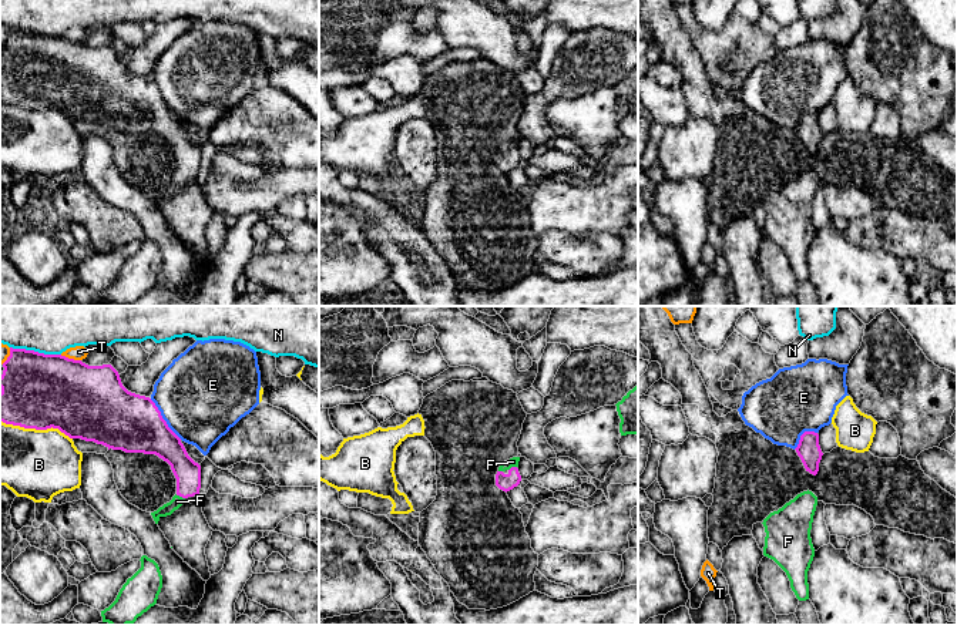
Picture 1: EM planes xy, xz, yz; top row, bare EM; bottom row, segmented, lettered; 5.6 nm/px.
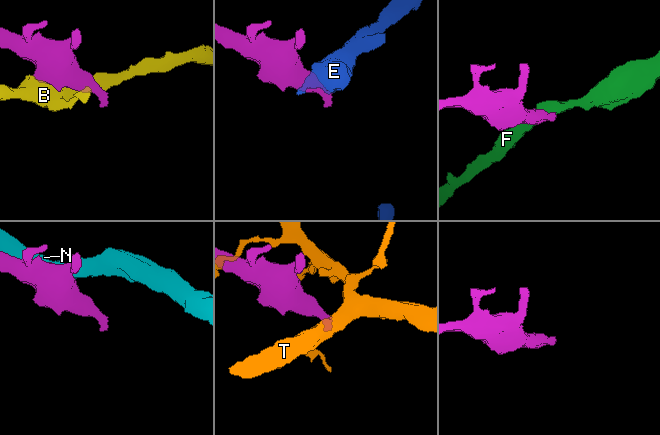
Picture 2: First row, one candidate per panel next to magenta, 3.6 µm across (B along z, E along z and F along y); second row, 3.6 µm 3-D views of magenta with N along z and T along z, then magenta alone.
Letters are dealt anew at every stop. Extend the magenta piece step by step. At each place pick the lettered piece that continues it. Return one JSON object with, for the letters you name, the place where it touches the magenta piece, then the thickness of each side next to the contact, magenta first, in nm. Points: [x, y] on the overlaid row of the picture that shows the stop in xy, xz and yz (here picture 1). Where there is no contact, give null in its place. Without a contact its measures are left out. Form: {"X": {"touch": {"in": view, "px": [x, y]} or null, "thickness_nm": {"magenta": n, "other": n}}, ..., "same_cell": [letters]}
{"F": {"touch": {"in": "xy", "px": [180, 496]}, "thickness_nm": {"magenta": 150, "other": 70}}, "same_cell": ["F"]}

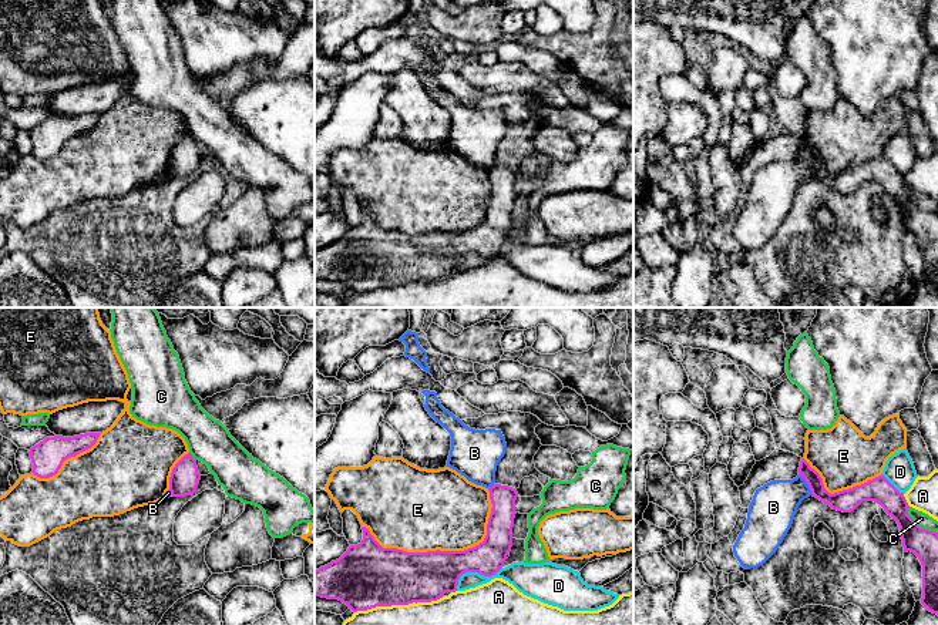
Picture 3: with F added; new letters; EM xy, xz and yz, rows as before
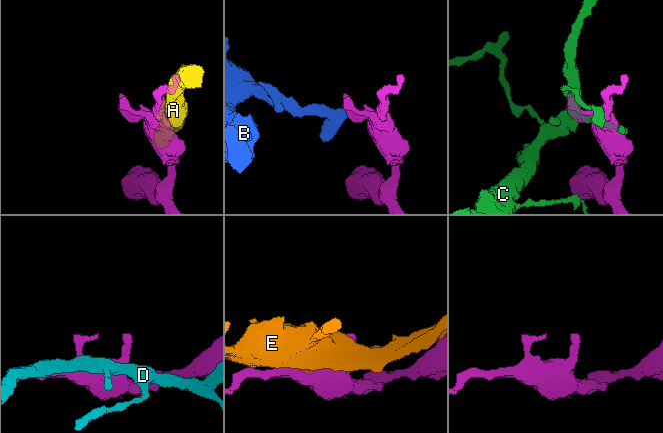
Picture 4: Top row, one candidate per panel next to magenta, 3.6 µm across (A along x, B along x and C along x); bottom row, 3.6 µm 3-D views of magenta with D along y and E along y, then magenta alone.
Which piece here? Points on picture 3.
{"same_cell": []}

